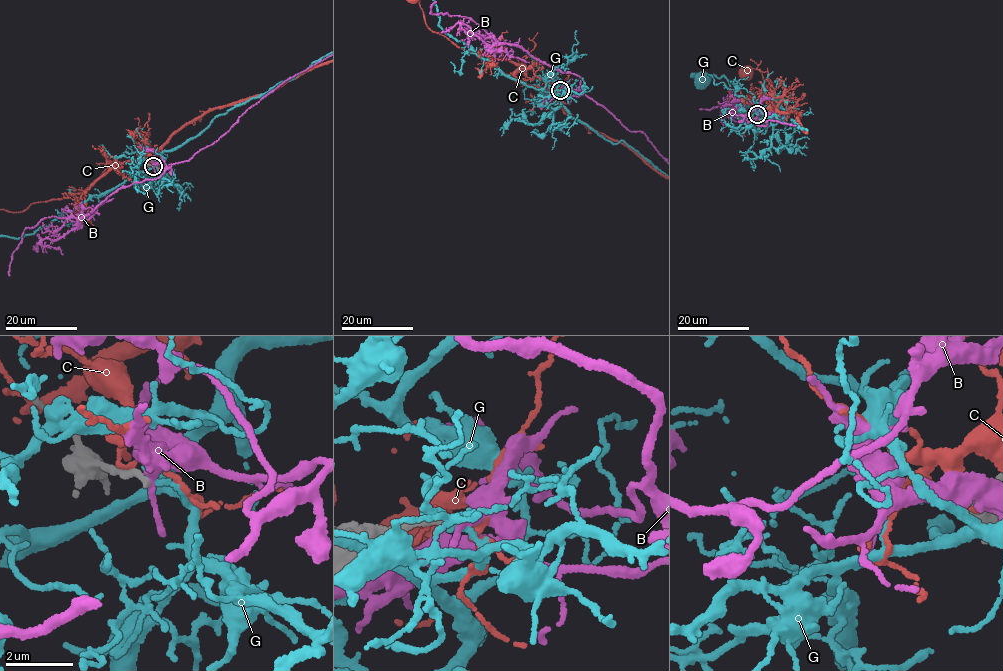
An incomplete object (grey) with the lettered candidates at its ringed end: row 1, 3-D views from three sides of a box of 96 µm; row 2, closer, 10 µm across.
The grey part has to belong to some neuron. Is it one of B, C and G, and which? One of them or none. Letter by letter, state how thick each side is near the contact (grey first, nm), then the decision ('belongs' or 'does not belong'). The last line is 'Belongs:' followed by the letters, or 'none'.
B: 180/300 nm | does not belong
C: 240/80 nm | does not belong
G: 240/150 nm | does not belong
Belongs: none

